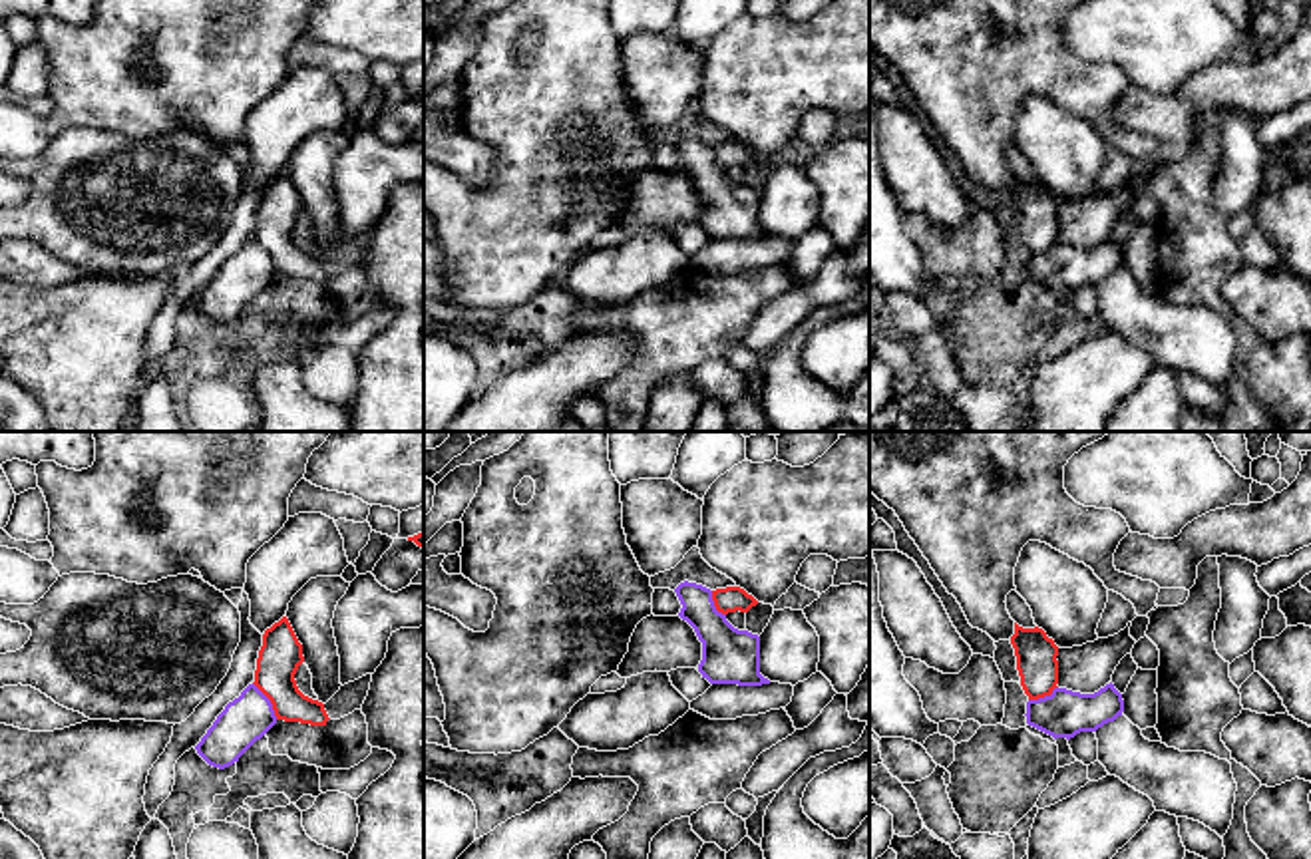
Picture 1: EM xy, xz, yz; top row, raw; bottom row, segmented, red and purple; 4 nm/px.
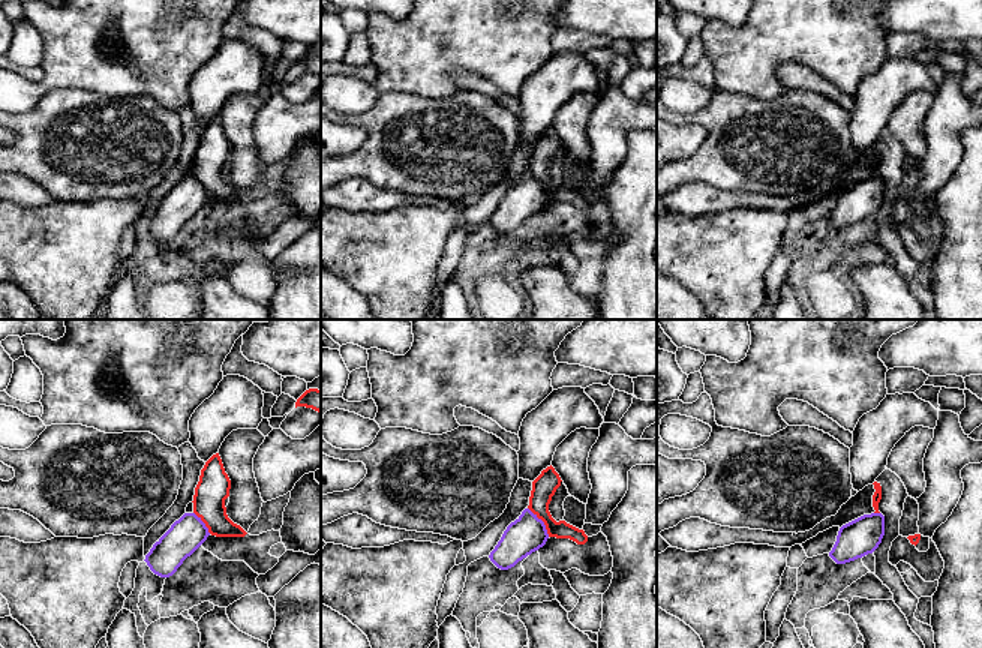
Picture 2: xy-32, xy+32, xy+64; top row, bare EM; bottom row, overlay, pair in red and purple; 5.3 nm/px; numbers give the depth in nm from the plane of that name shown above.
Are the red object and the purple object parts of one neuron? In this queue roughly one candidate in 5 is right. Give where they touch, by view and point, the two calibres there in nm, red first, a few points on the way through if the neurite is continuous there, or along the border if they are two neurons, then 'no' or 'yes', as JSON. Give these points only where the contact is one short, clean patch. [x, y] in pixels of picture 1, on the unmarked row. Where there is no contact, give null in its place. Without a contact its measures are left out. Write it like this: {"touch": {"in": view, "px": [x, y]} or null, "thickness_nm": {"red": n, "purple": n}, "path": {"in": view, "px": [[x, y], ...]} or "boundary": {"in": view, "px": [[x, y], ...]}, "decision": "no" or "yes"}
{"touch": {"in": "xy", "px": [269, 253]}, "thickness_nm": {"red": 170, "purple": 190}, "boundary": {"in": "xy", "px": [[253, 237], [269, 255], [277, 273]]}, "decision": "no"}

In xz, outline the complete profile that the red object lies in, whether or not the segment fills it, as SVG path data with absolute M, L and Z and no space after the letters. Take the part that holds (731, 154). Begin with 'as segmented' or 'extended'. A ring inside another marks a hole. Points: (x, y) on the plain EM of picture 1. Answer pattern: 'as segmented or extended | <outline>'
as segmented | M726 141L712 145L712 155L718 167L748 167L758 155L740 141Z

